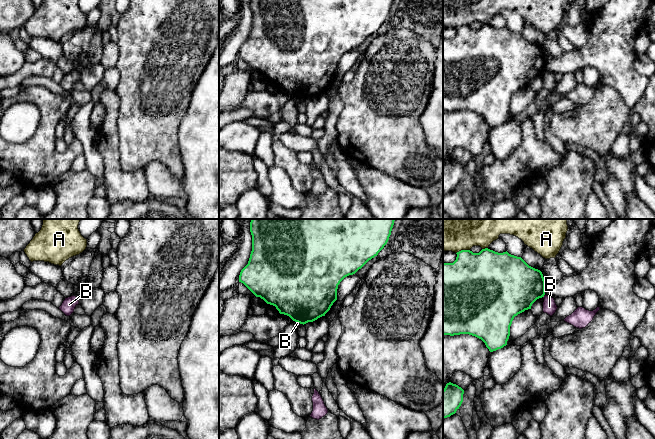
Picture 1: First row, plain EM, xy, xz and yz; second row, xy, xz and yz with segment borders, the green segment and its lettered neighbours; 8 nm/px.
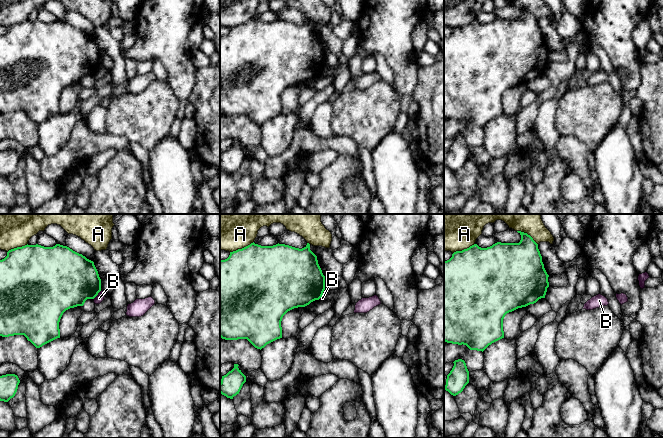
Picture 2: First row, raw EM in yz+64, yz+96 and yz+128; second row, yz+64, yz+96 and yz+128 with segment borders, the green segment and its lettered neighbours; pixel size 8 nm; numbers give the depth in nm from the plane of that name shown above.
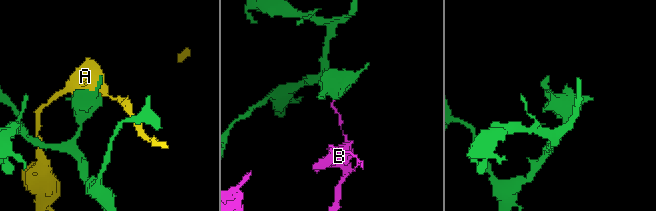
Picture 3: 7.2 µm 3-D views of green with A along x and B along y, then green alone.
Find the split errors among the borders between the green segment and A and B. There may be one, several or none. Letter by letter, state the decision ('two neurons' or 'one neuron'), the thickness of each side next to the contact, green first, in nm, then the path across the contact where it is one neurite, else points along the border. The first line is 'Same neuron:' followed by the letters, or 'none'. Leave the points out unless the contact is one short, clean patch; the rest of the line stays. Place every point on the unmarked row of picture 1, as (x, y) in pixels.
Same neuron: none
A: two neurons | 420/220 nm
B: two neurons | 400/110 nm | along yz (544, 70), (543, 73)

